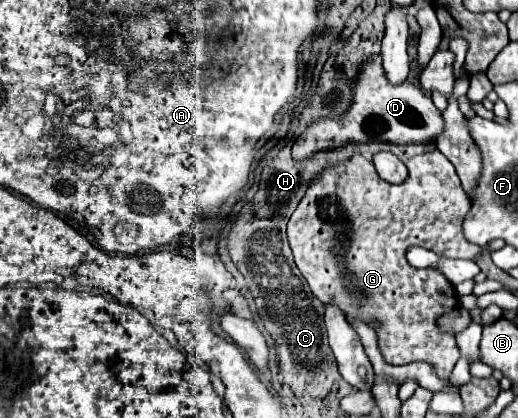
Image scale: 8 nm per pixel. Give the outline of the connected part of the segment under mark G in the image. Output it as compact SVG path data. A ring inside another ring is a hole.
M430 151L412 157L406 167L410 175L402 185L384 183L376 173L374 163L360 153L324 169L310 181L306 195L288 221L286 235L296 267L322 303L334 301L348 319L362 319L364 323L370 323L372 319L380 321L380 329L376 331L378 347L390 365L426 361L436 369L440 379L448 379L460 359L460 351L456 339L436 327L436 319L458 307L458 295L440 271L410 267L406 261L406 249L420 245L442 253L444 257L476 259L480 247L468 243L462 233L462 223L470 209L470 197L462 189L452 163L440 151Z

